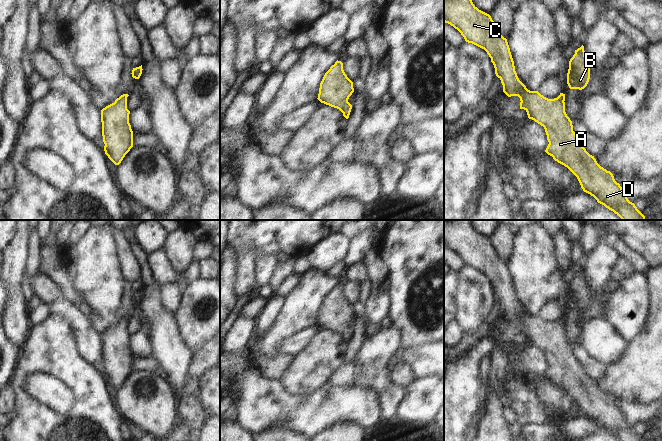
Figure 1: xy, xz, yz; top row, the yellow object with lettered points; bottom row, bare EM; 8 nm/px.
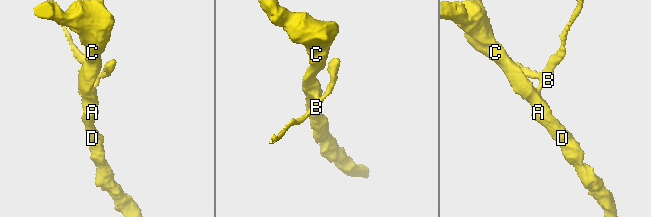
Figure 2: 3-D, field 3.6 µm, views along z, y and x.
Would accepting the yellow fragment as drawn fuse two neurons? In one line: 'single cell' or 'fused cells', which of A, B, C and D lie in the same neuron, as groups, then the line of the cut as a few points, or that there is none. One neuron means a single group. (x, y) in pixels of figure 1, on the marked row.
single cell; groups A B C D; cut none

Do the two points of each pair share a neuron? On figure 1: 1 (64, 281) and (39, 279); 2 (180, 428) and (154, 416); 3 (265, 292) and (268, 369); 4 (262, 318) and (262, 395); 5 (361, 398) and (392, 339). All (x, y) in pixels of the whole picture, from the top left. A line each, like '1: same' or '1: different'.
1: different
2: different
3: different
4: different
5: different

